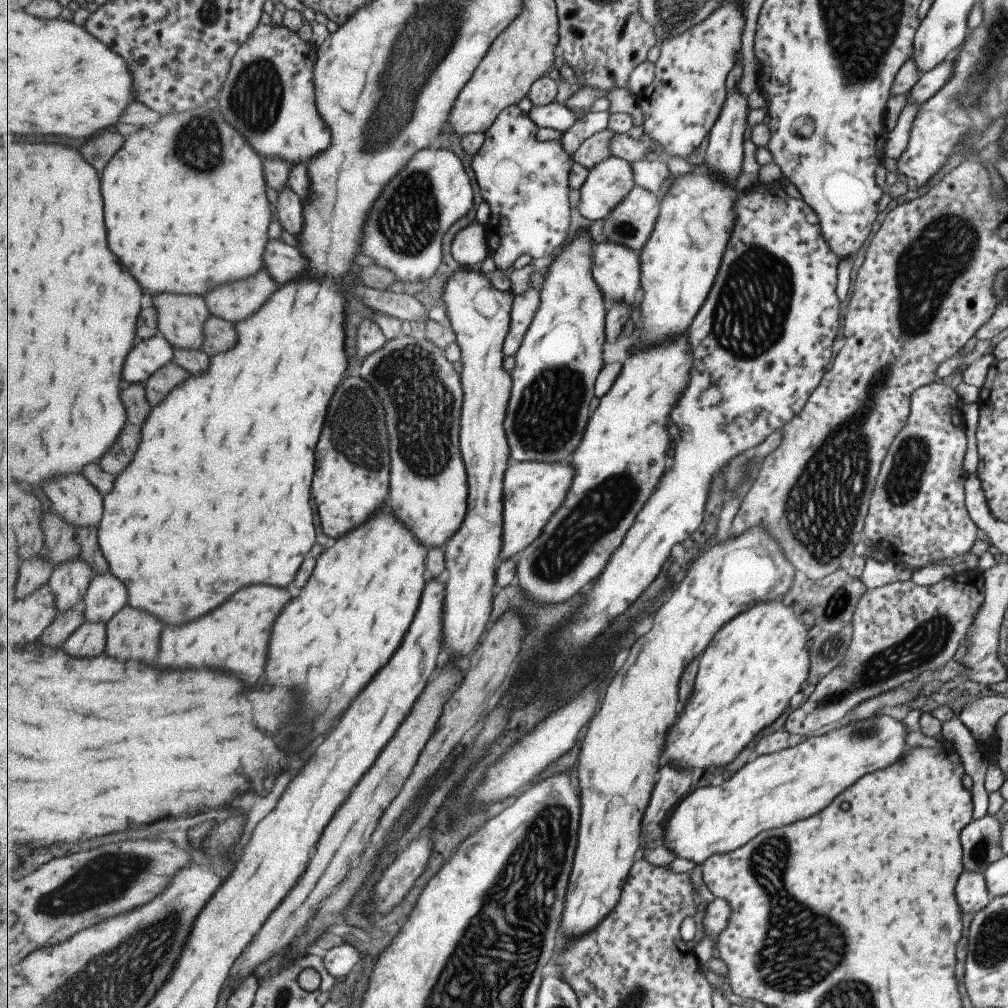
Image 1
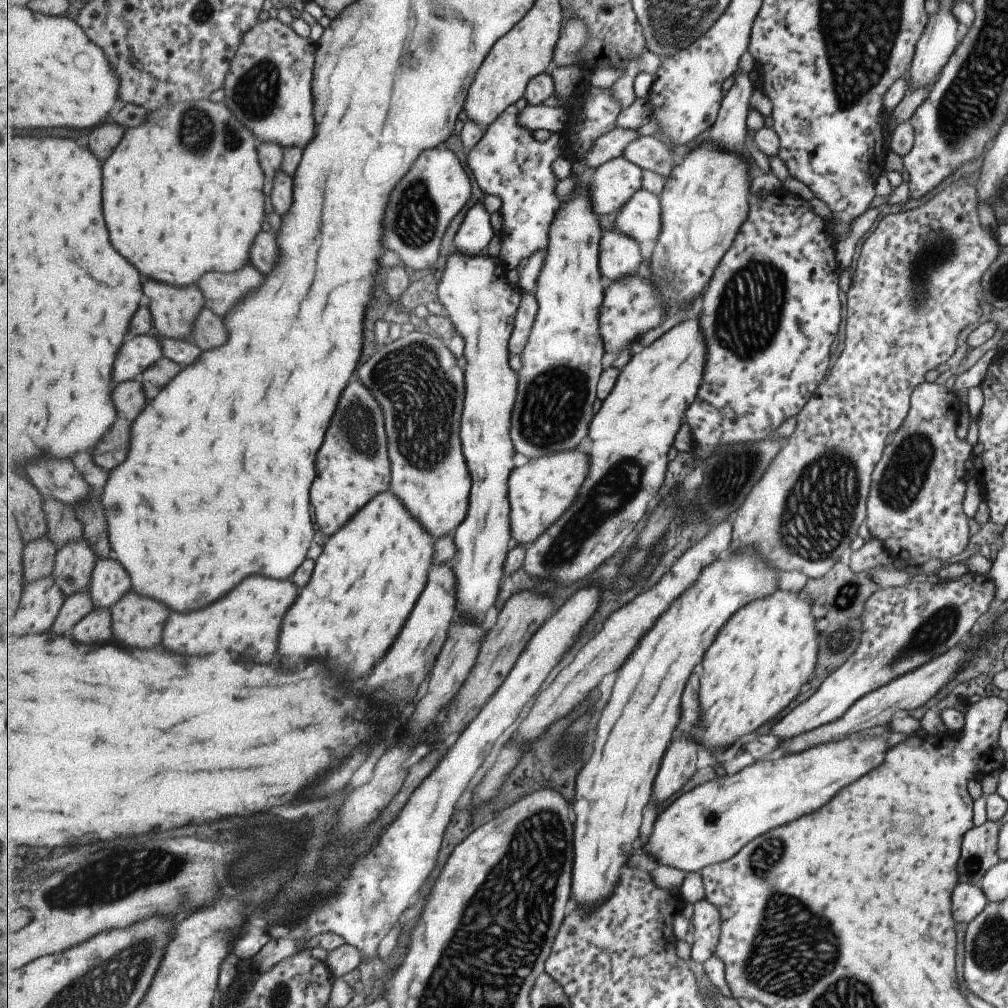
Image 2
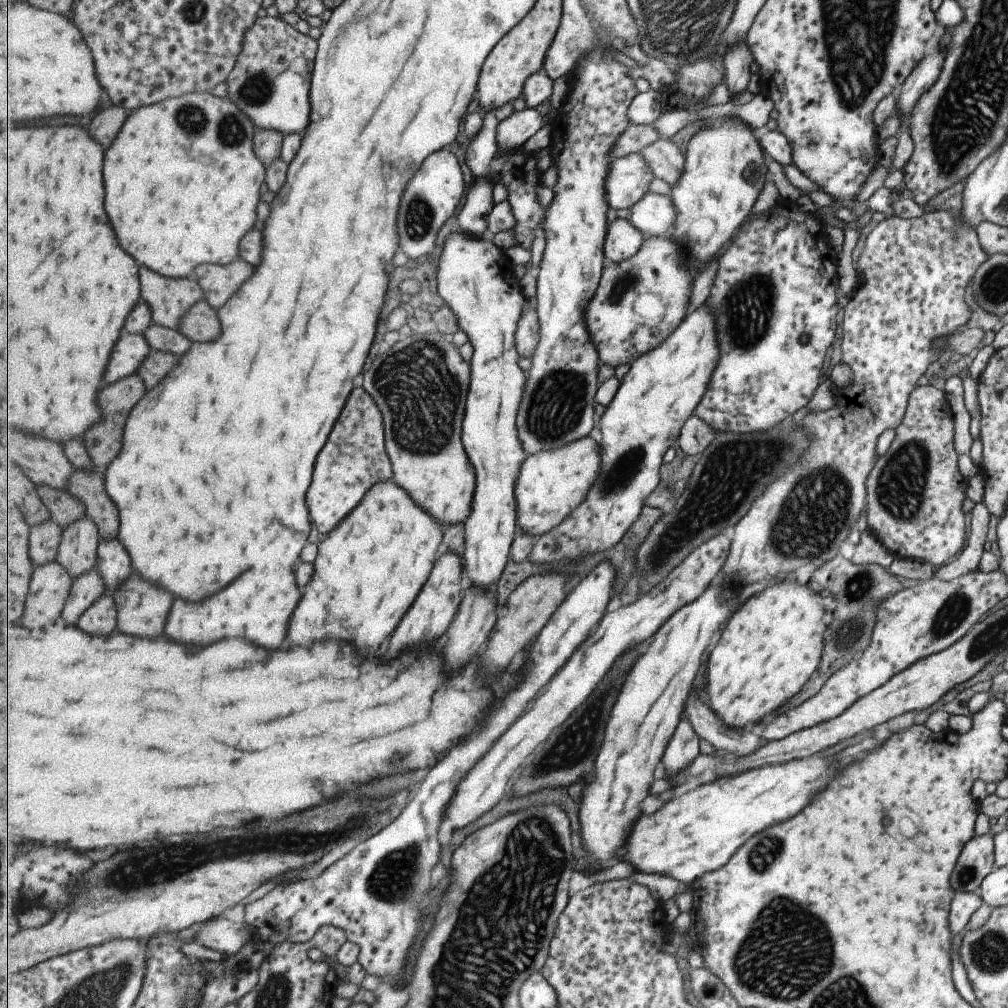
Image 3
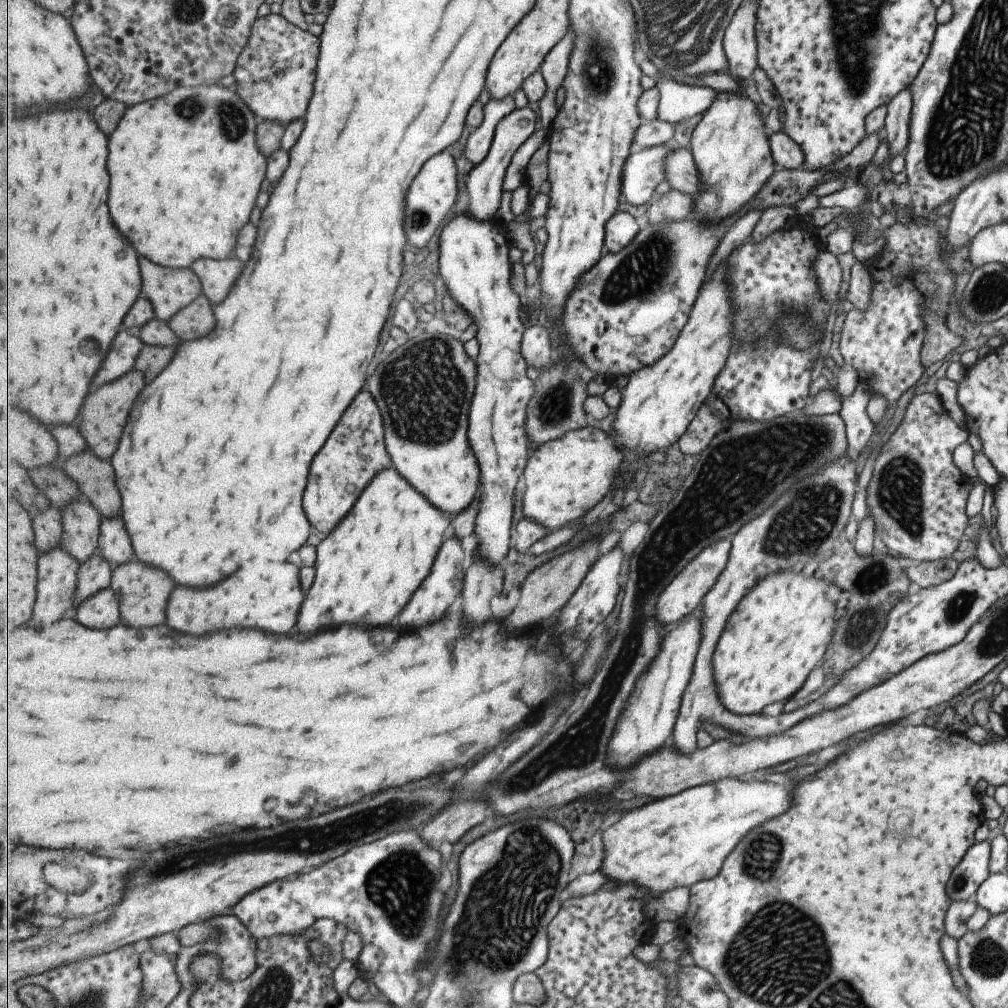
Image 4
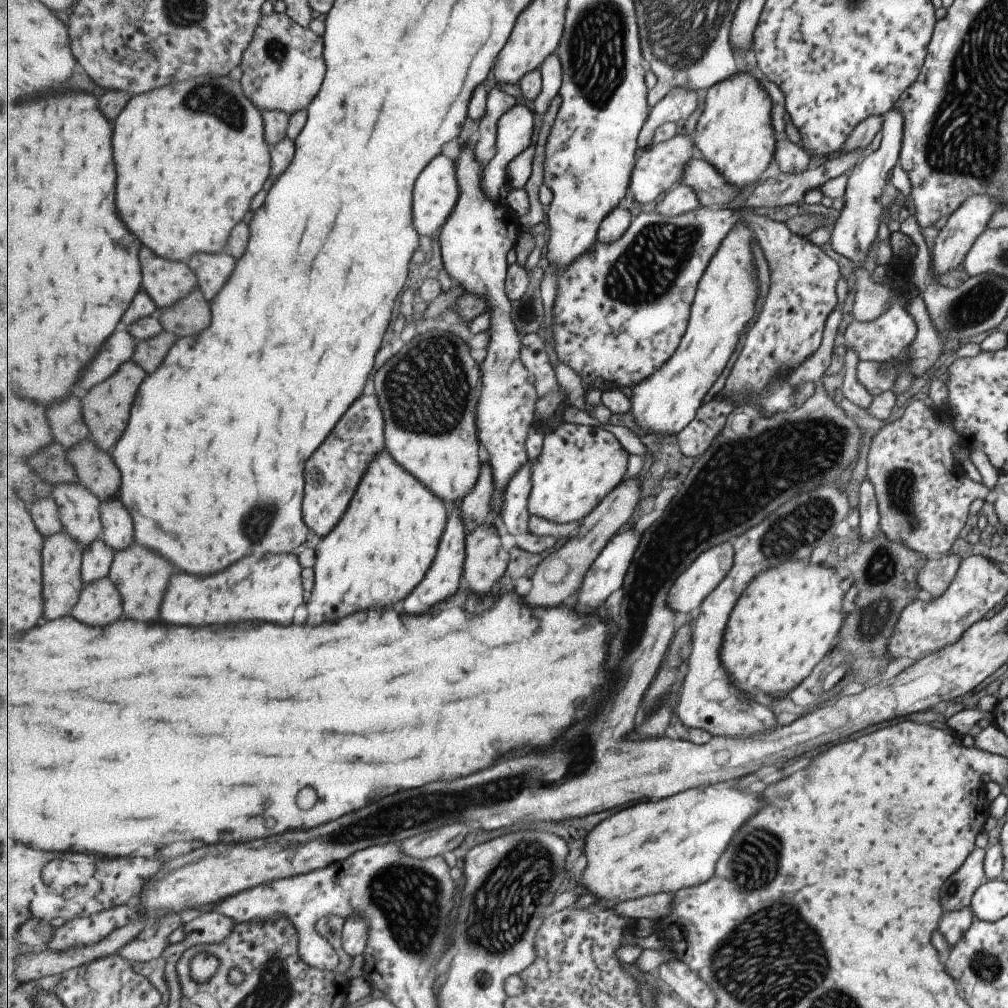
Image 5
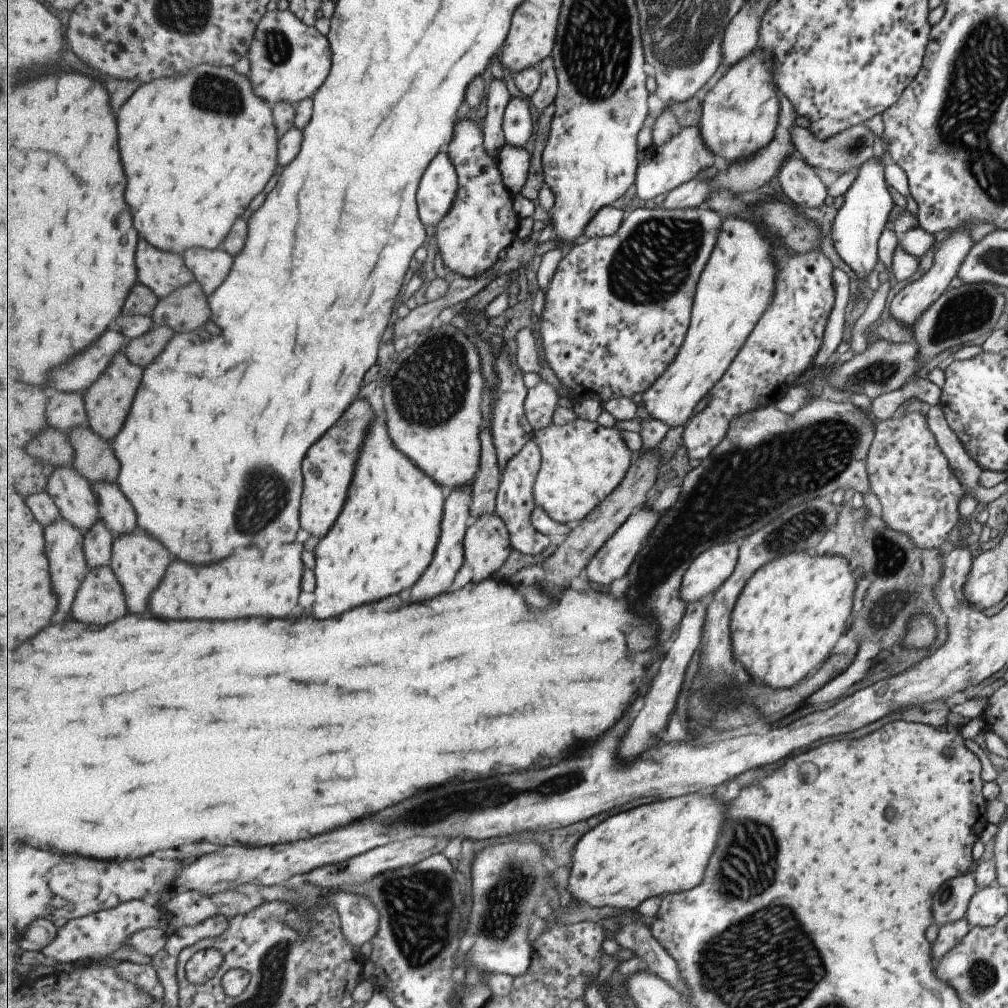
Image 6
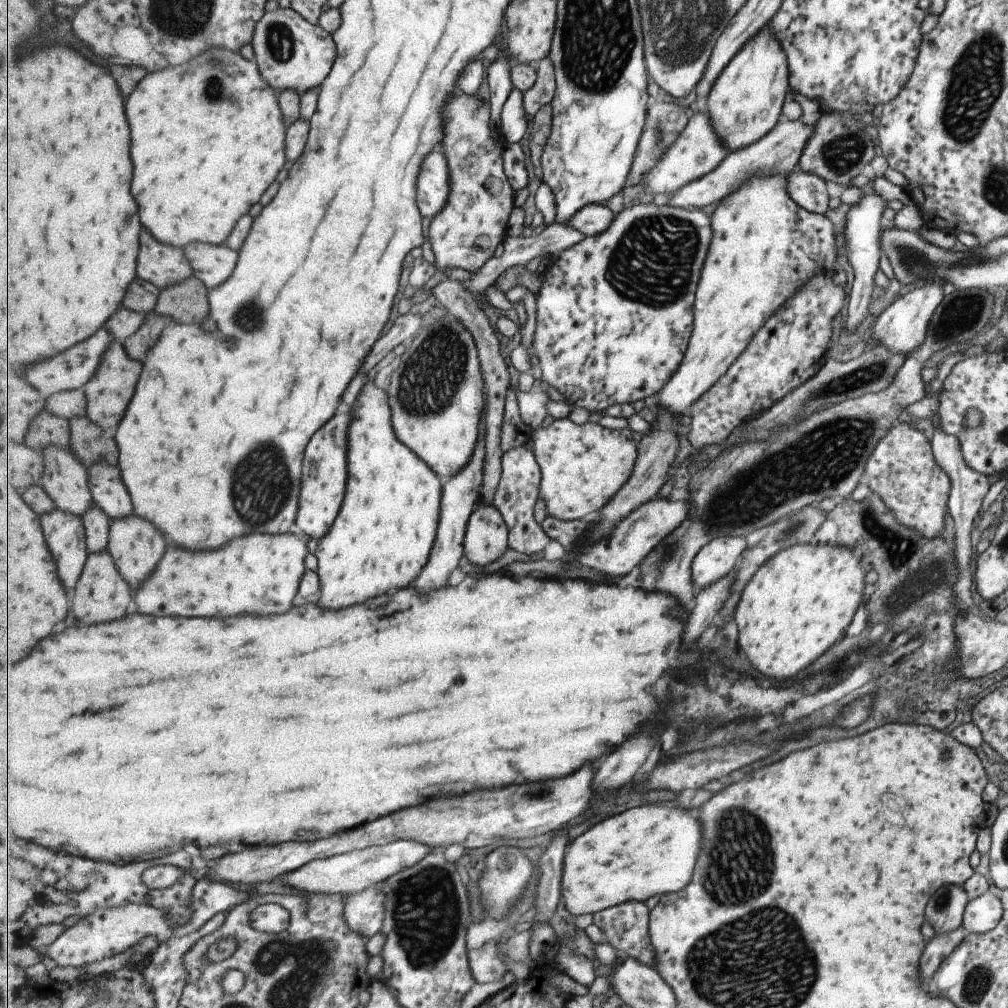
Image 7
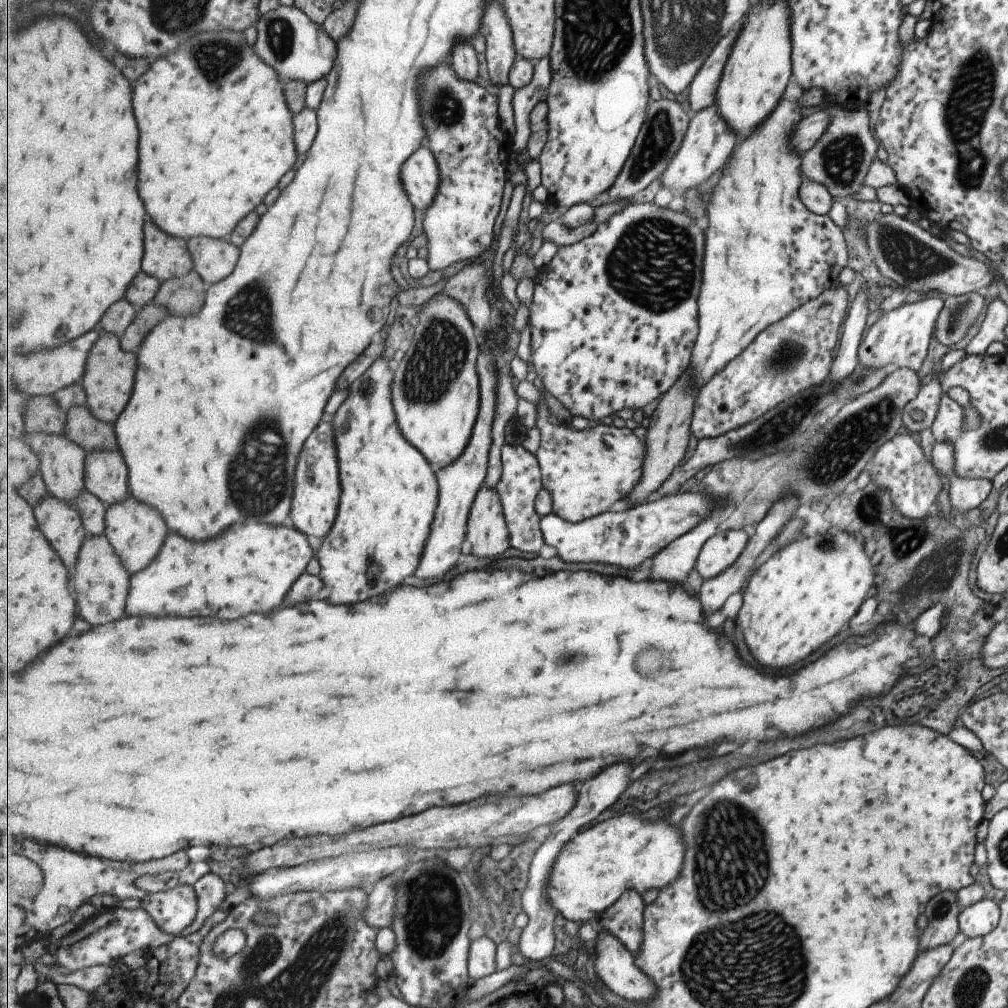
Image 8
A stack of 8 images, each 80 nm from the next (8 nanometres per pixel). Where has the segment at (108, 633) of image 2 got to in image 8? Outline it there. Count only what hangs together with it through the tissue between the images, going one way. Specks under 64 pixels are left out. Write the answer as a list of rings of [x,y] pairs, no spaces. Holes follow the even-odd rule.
[[[106,534],[89,535],[79,554],[79,564],[73,572],[72,588],[79,602],[81,616],[93,626],[109,624],[127,614],[128,594],[131,591],[131,574],[113,548]]]

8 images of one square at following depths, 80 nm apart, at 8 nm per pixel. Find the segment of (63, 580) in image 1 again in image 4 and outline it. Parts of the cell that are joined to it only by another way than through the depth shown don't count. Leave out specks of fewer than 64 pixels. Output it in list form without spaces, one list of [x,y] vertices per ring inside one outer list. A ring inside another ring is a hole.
[[[77,500],[62,512],[64,534],[60,545],[83,564],[99,550],[102,518],[88,500]]]

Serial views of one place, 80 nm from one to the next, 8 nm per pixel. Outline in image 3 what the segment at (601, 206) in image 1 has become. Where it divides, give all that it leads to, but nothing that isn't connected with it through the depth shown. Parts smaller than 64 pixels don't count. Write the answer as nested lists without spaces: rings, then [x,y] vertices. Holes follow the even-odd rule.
[[[641,153],[613,160],[608,177],[608,202],[613,209],[631,209],[648,196],[656,178]]]

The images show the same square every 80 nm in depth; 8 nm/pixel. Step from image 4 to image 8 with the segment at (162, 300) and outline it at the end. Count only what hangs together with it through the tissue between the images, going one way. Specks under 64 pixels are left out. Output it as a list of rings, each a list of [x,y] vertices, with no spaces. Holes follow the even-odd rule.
[[[155,222],[145,224],[145,258],[142,261],[145,274],[155,276],[161,282],[171,278],[183,278],[193,272],[194,262],[188,242],[165,234]]]

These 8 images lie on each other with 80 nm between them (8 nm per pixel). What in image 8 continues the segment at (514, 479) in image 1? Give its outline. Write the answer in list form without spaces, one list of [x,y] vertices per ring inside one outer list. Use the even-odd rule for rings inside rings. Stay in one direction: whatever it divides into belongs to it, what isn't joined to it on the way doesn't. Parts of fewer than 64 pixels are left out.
[[[537,376],[532,383],[540,395],[539,400],[533,403],[537,408],[535,427],[541,432],[536,455],[544,488],[551,492],[553,498],[554,513],[566,521],[580,523],[618,508],[617,500],[628,496],[644,475],[645,452],[648,452],[645,439],[637,438],[629,428],[605,426],[601,422],[590,423],[583,430],[575,430],[565,422],[551,424],[540,377]]]

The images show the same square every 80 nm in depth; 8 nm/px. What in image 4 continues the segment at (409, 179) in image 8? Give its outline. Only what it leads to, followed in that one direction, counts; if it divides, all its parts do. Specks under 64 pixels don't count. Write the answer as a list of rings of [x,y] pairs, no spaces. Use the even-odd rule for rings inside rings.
[[[445,150],[433,156],[433,160],[429,160],[421,176],[413,180],[413,188],[409,190],[409,212],[405,218],[405,230],[409,232],[411,244],[425,248],[439,230],[439,226],[447,222],[449,214],[457,205],[457,198],[459,198],[459,170],[455,158]]]

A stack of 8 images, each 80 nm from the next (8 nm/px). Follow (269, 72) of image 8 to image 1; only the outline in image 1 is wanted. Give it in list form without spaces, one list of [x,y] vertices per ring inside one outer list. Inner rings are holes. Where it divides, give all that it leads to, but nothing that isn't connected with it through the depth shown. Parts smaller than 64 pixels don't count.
[[[197,106],[185,112],[173,112],[169,115],[161,116],[161,120],[149,128],[143,128],[135,134],[131,134],[125,142],[125,148],[117,152],[117,156],[107,164],[103,172],[103,188],[105,188],[105,220],[109,228],[109,246],[133,272],[137,272],[137,280],[145,284],[145,290],[151,294],[175,294],[175,296],[207,296],[213,288],[229,284],[229,282],[239,282],[243,278],[249,278],[257,274],[265,262],[263,262],[263,250],[269,238],[269,224],[273,218],[271,212],[271,202],[267,196],[267,182],[264,174],[264,160],[255,152],[253,146],[247,142],[247,138],[233,128],[231,124],[225,122],[221,110],[207,108],[207,106]]]

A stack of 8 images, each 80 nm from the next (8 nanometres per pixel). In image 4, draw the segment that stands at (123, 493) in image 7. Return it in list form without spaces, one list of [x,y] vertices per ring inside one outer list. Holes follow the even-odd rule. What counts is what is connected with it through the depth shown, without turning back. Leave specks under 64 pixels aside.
[[[121,516],[117,518],[102,518],[101,537],[98,543],[99,552],[111,562],[112,568],[121,566],[135,558],[131,536],[125,528]]]

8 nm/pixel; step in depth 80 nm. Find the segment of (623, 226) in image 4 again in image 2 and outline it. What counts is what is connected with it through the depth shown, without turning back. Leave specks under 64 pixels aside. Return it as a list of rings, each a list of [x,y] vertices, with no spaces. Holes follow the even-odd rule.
[[[606,232],[600,247],[600,271],[605,278],[605,284],[619,284],[619,280],[639,276],[645,268],[647,261],[643,259],[639,242],[623,232]]]

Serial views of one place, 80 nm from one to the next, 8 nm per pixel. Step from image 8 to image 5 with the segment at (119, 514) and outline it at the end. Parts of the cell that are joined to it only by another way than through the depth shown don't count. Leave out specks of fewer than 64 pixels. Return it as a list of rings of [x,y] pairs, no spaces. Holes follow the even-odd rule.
[[[133,542],[127,550],[115,552],[110,579],[121,590],[125,602],[125,614],[143,622],[157,620],[159,608],[161,608],[161,594],[165,594],[173,572],[175,572],[175,566],[169,560],[165,560],[165,556],[149,548],[143,548],[137,542]]]

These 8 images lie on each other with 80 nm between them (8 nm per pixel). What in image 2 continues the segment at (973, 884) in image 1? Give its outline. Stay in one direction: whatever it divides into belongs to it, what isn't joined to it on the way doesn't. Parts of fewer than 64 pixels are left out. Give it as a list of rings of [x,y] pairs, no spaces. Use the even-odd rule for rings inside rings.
[[[957,884],[951,894],[951,914],[956,924],[968,924],[988,904],[981,888]]]

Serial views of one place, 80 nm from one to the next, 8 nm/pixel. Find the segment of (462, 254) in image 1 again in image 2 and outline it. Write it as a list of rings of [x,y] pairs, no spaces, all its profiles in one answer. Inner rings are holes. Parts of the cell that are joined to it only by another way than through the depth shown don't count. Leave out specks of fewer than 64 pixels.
[[[483,202],[475,204],[467,212],[459,232],[455,236],[455,250],[467,256],[479,256],[485,254],[487,246],[495,234],[491,228],[491,216]]]

